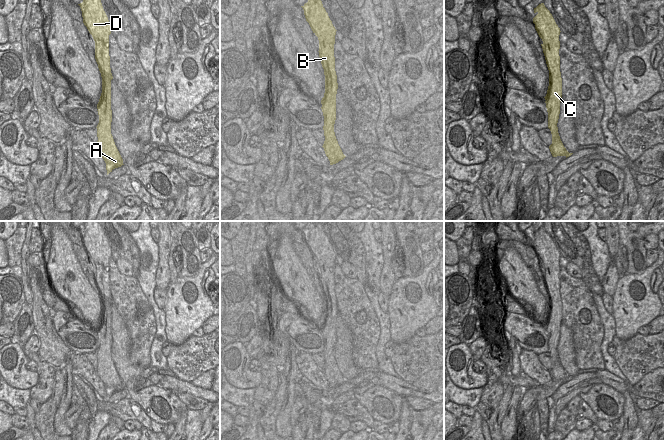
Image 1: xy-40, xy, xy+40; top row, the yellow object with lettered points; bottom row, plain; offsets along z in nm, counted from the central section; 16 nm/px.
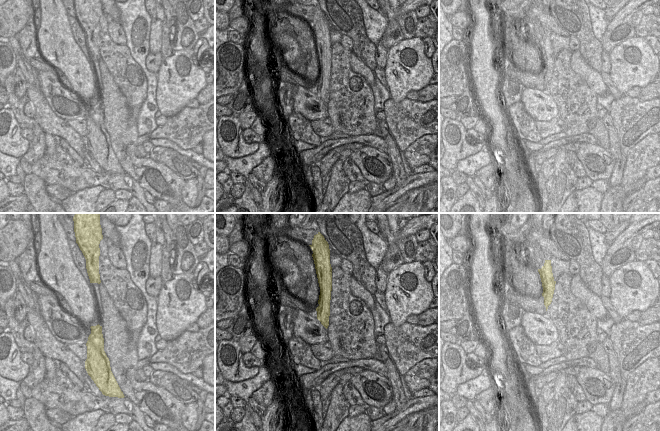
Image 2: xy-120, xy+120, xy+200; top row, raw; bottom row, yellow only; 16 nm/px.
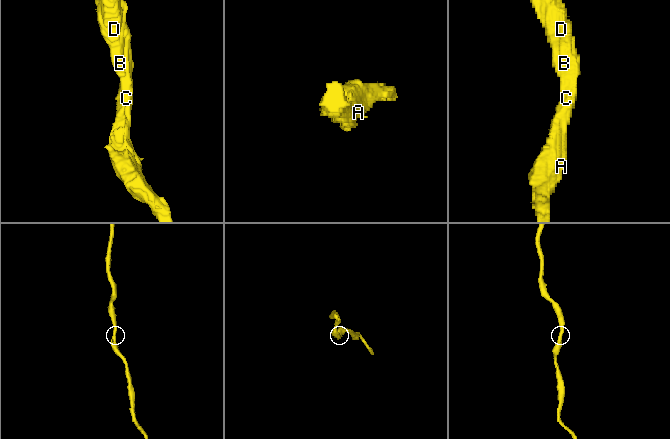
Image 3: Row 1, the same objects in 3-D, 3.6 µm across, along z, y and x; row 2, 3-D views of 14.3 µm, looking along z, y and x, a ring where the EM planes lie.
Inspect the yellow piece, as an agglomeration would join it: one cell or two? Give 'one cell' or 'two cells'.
one cell

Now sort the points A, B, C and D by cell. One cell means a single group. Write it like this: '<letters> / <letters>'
A B C D

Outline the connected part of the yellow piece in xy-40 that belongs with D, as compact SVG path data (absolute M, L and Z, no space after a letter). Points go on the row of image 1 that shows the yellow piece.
M83 0L78 4L82 11L83 23L95 41L95 59L102 77L102 93L97 104L99 123L96 149L106 163L107 175L113 169L121 167L123 159L111 134L111 80L109 35L111 24L103 9L101 0Z

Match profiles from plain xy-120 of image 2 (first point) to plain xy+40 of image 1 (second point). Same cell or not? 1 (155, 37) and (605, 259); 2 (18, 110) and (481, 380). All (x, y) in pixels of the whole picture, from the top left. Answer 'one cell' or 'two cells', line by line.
1: two cells
2: two cells

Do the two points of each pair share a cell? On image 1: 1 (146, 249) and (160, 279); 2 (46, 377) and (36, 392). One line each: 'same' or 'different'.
1: different
2: same

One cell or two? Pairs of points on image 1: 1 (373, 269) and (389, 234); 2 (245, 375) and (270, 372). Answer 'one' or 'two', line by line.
1: two
2: two

